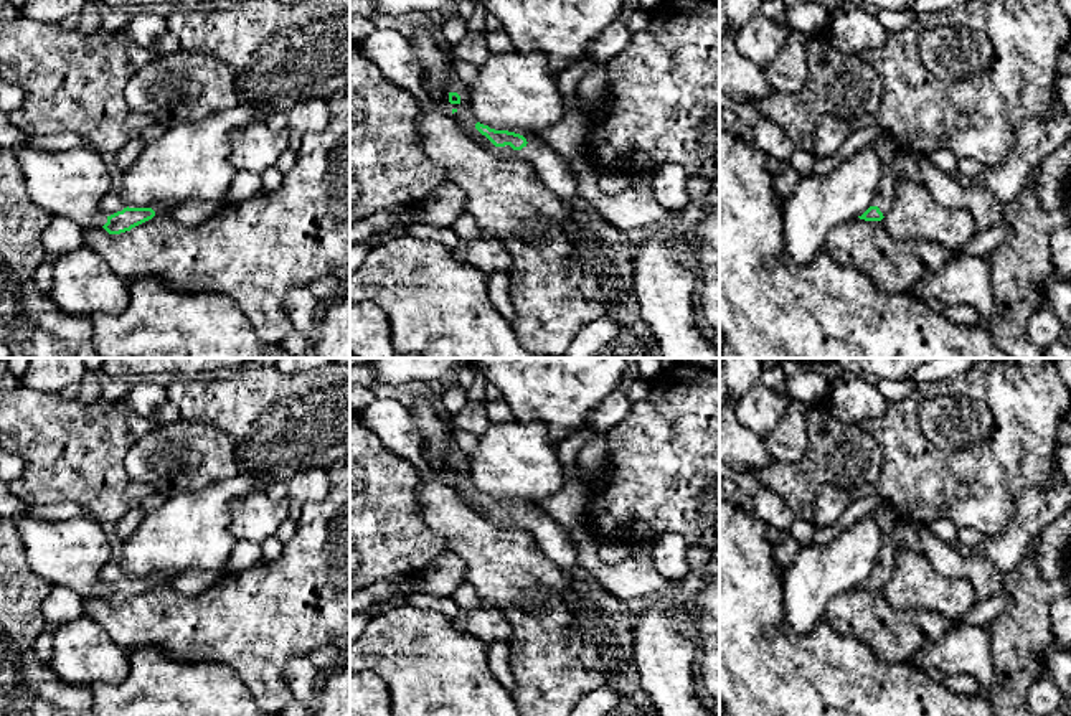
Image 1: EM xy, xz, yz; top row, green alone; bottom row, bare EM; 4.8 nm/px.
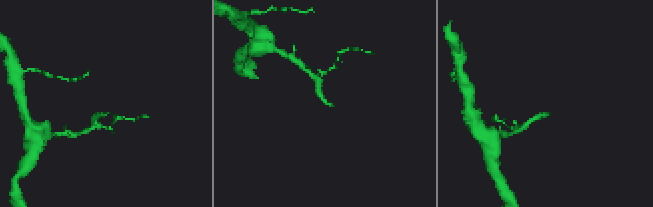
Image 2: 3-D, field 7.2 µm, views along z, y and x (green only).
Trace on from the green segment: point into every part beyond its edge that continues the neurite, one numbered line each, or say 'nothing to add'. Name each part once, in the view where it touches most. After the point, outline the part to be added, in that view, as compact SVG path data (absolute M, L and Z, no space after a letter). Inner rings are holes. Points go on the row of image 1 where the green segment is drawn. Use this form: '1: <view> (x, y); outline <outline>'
1: xz (553, 170); outline M455 74L451 76L449 91L460 96L459 104L451 104L455 111L454 115L464 125L467 134L492 152L497 157L515 157L523 158L533 165L541 183L559 196L566 205L579 198L579 188L571 165L563 158L554 148L543 142L538 135L525 135L526 145L521 150L513 150L510 145L495 147L485 135L482 135L475 124L479 122L470 109L465 86L459 81Z

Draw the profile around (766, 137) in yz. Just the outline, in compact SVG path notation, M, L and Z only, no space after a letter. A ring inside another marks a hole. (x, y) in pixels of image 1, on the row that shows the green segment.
M759 117L756 125L746 132L751 147L762 157L786 162L794 153L795 147L784 134L781 125L767 117Z

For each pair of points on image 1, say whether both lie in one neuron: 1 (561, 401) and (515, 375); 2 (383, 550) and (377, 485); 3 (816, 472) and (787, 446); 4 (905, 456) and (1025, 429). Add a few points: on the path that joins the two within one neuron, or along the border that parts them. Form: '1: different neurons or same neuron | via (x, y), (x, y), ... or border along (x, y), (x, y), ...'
1: same neuron | via (550, 390), (535, 375), (527, 375)
2: same neuron | via (378, 533), (377, 502)
3: different neurons | border along (807, 419), (806, 451), (794, 461), (774, 461)
4: same neuron | via (934, 464), (990, 464), (995, 459)

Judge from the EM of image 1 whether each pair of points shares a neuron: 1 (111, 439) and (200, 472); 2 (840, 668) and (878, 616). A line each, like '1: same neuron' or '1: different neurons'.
1: different neurons
2: different neurons

